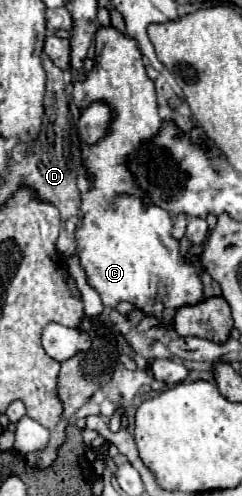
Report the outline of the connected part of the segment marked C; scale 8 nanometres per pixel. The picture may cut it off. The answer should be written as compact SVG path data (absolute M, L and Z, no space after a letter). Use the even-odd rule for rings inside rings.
M99 27L95 35L95 67L85 75L83 81L73 83L69 111L73 119L79 119L81 111L87 109L95 101L103 101L113 109L113 121L107 129L107 135L99 139L95 145L87 145L83 141L77 143L83 165L91 179L91 189L81 193L81 225L75 229L75 245L79 249L79 261L87 275L87 283L101 295L105 307L115 307L119 301L129 301L133 307L141 309L145 315L153 315L161 321L159 327L173 329L173 319L177 309L185 305L197 305L205 299L203 283L199 267L185 259L179 251L179 241L171 235L173 219L171 215L153 205L147 193L135 183L135 175L129 171L127 161L137 153L141 143L153 139L163 127L163 119L157 113L157 97L153 81L147 77L141 51L135 45L135 39L117 33L113 27Z

